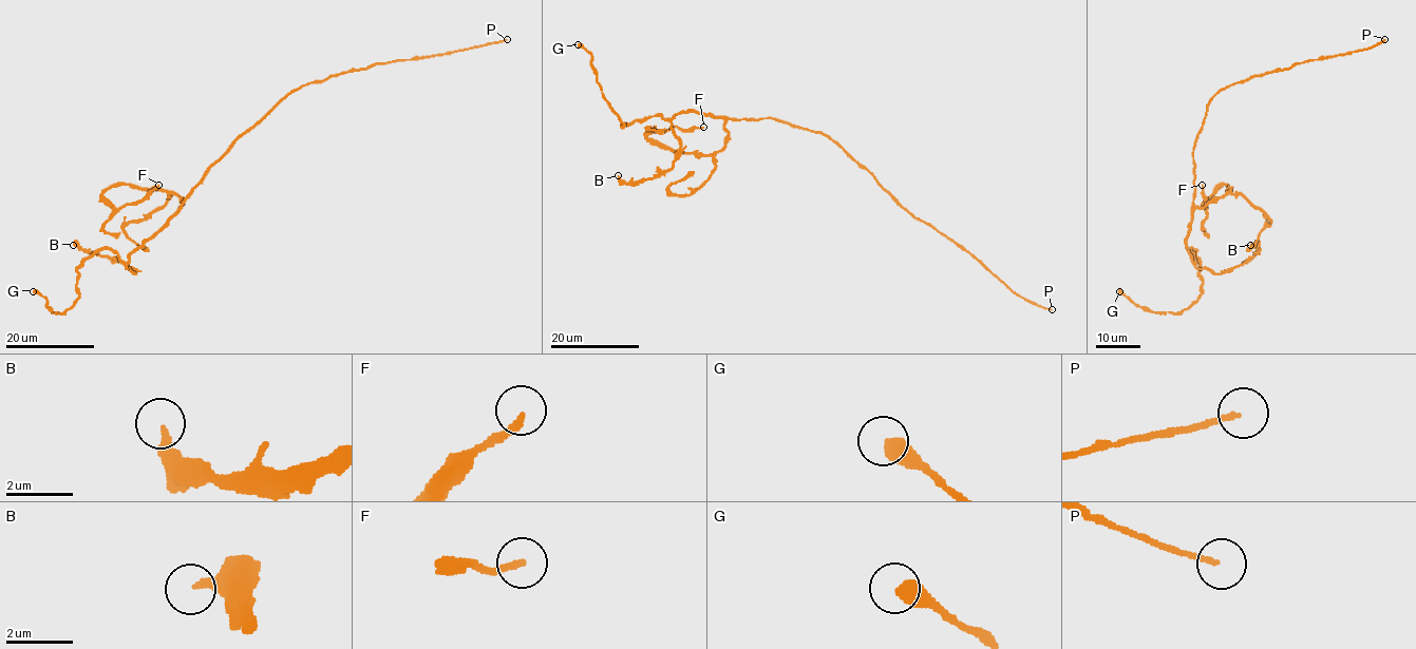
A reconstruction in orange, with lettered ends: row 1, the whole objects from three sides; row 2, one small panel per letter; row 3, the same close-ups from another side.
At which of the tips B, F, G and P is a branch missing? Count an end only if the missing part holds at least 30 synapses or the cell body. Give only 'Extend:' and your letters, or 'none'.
Extend: P

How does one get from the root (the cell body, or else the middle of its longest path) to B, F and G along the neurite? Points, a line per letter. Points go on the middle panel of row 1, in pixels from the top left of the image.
B: (779, 120), (734, 120), (680, 112), (672, 119), (680, 144), (673, 167), (634, 183), (624, 183), (618, 175)
F: (779, 120), (728, 118), (724, 146), (709, 155), (677, 153), (647, 137), (675, 126), (703, 127)
G: (779, 120), (680, 112), (621, 127), (602, 93), (591, 55), (578, 44)

